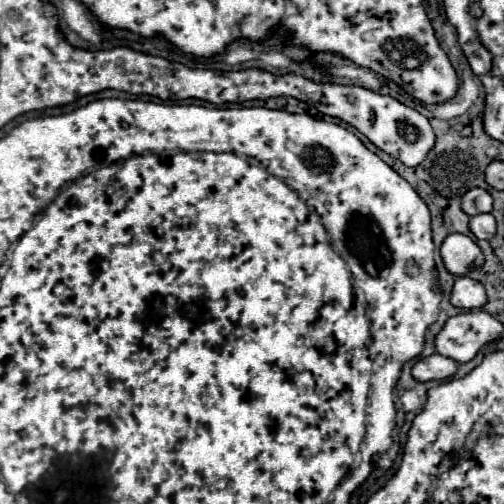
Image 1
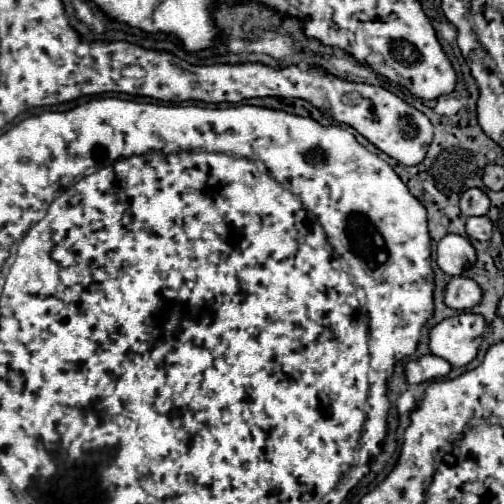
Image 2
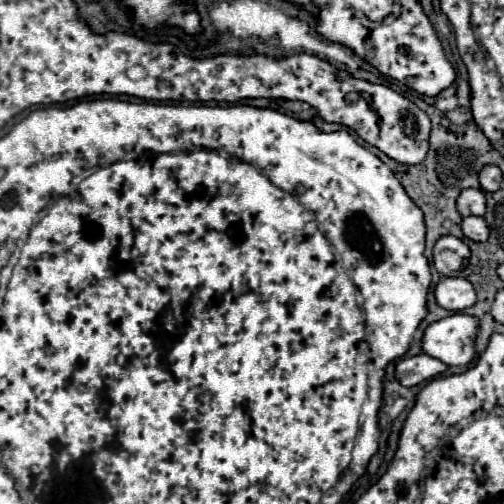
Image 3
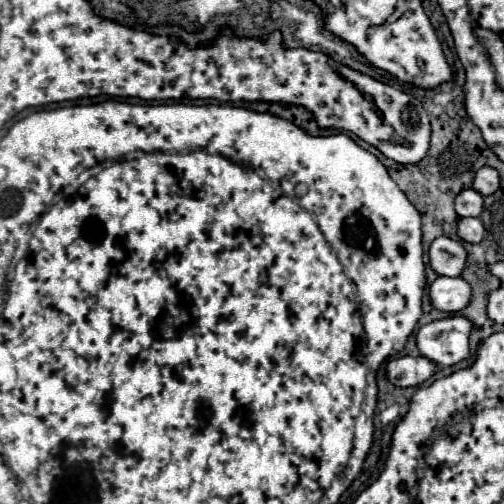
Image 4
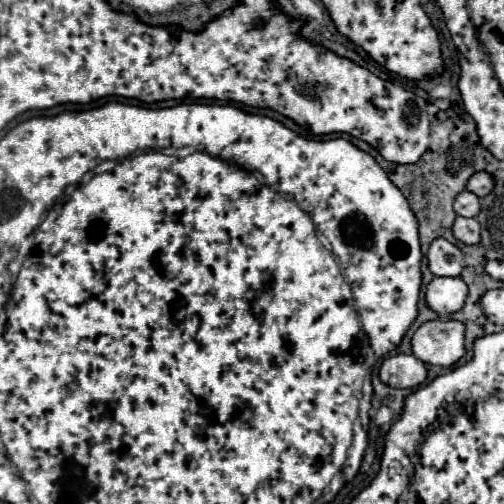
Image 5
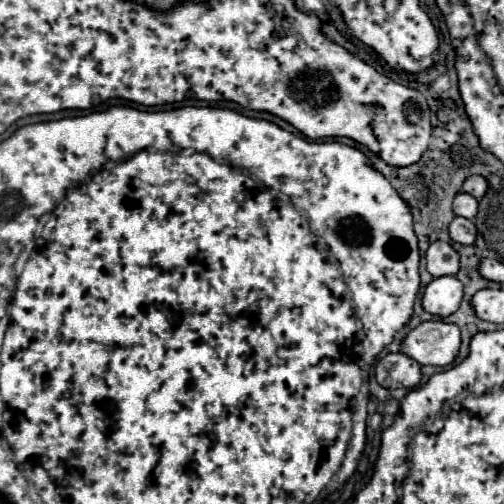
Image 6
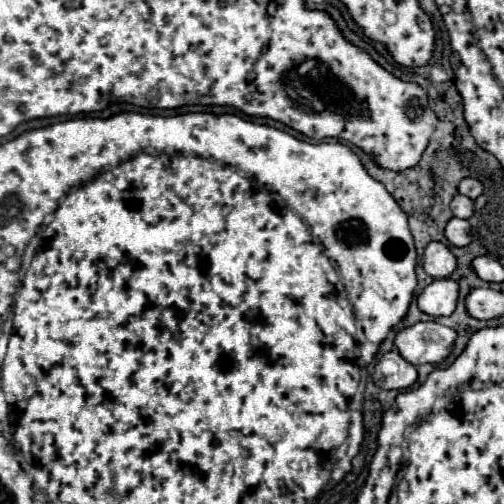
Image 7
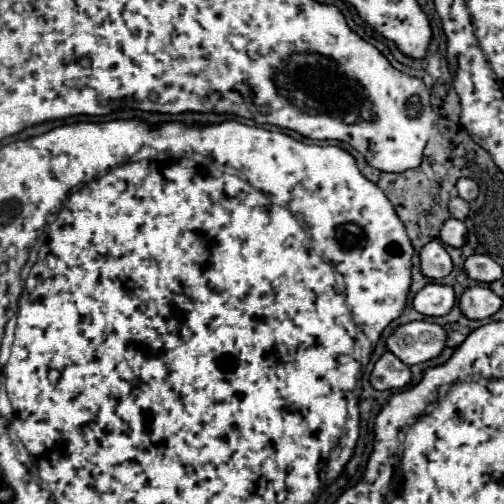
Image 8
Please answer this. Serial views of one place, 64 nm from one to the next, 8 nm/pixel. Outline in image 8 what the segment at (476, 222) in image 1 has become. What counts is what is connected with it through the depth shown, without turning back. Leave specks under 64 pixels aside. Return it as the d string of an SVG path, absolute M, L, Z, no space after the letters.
M456 218L446 220L440 230L440 240L448 246L454 246L454 248L464 246L464 236L466 236L466 226L464 226L464 222L460 222Z

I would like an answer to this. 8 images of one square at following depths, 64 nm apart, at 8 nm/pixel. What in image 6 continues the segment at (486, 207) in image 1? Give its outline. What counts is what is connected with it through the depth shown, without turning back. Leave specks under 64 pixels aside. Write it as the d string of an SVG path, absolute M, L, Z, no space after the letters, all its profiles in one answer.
M458 194L454 198L454 214L462 218L474 218L478 212L478 200L468 194Z

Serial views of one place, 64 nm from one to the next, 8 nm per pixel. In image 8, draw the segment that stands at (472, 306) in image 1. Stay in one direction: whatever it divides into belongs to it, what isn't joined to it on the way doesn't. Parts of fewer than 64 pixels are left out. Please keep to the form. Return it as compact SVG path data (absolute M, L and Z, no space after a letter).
M428 284L414 296L414 310L424 316L444 316L454 306L454 290L442 284Z

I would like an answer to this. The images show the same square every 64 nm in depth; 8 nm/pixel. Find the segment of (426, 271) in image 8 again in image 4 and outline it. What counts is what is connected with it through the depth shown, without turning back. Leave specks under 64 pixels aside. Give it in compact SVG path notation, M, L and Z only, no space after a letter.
M440 236L432 242L428 256L432 270L440 276L460 276L466 262L464 246L458 240L450 240L446 236Z

